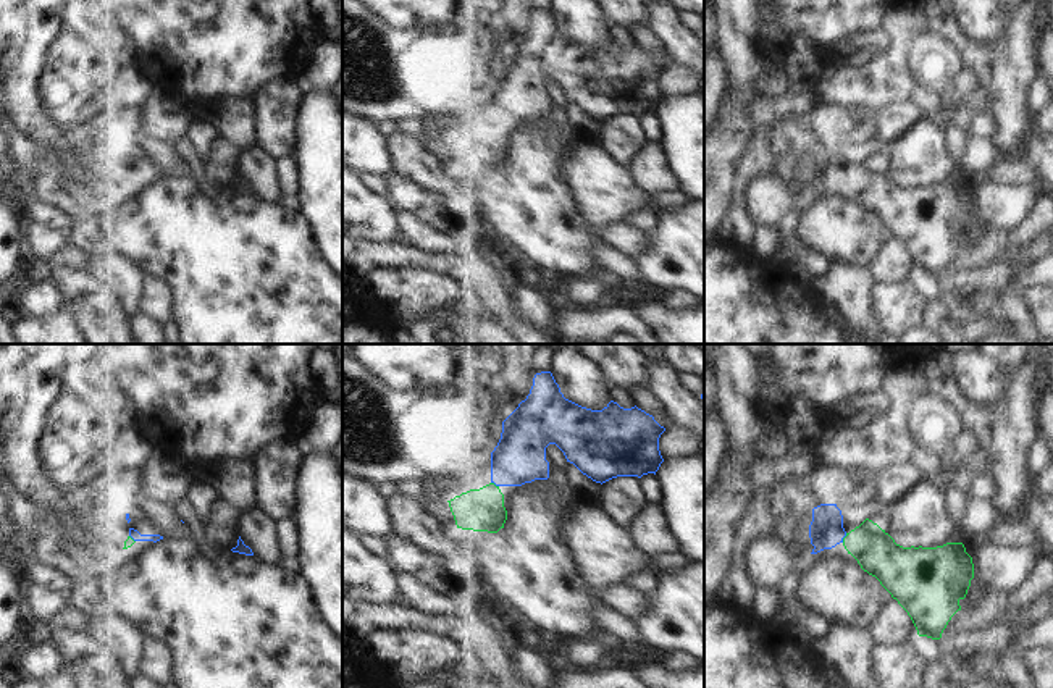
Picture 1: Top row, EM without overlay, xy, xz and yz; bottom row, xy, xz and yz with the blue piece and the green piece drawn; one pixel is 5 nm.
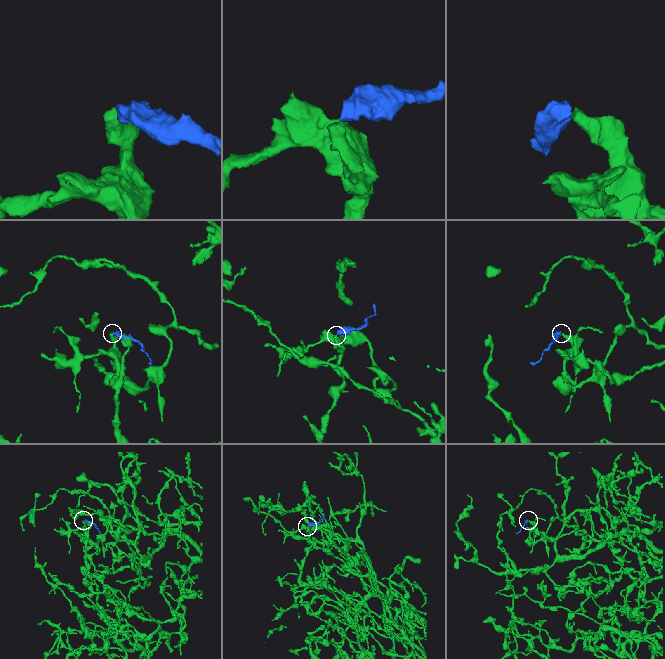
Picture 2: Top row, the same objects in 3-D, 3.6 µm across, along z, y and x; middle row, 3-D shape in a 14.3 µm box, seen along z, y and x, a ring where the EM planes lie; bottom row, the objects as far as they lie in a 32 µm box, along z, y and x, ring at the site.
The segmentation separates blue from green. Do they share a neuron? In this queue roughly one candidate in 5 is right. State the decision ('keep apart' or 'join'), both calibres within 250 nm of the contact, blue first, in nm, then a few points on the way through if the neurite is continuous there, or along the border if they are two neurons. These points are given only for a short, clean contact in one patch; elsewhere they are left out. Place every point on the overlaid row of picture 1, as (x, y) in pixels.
join; calibres 170 and 220 nm; way yz (826, 530), (843, 536), (868, 543), (876, 551)

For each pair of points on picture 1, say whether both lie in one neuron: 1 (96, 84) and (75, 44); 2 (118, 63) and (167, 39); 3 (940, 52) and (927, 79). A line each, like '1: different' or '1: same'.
1: same
2: different
3: same

